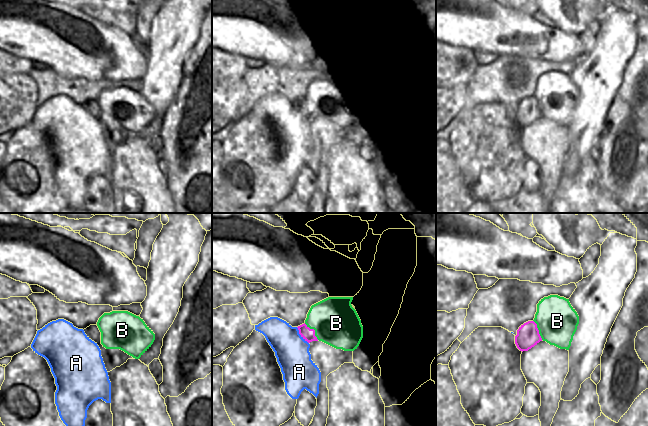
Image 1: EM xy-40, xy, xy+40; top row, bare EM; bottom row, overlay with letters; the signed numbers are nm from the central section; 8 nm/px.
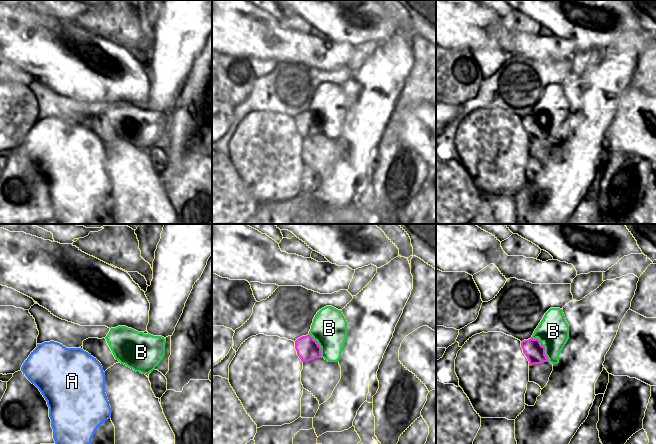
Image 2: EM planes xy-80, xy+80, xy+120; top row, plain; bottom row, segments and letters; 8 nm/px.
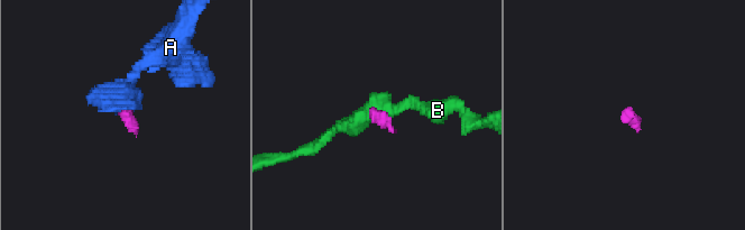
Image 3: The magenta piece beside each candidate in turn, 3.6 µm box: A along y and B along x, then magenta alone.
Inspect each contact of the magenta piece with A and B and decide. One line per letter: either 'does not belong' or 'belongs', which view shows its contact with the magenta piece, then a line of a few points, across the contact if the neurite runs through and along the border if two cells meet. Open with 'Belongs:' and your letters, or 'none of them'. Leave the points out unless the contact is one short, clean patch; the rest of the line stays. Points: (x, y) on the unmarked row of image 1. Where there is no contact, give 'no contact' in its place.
Belongs: none of them
A: does not belong; contact in xy; line xy (296, 103), (299, 110), (308, 119)
B: does not belong; contact in xy; line xy (304, 99), (314, 106), (314, 111), (318, 115)

